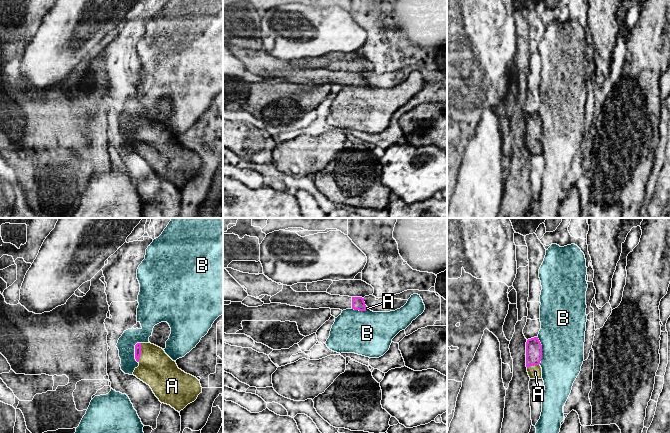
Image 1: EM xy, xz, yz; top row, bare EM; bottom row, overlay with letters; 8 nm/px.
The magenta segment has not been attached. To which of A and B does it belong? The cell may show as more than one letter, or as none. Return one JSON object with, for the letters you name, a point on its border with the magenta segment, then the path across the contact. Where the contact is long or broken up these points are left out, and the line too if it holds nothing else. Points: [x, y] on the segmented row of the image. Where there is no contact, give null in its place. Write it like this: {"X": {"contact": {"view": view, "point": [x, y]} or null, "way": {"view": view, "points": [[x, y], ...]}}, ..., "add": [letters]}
{"A": {"contact": {"view": "xy", "point": [140, 352]}, "way": {"view": "xy", "points": [[138, 346], [140, 352], [156, 369]]}}, "add": ["A"]}

